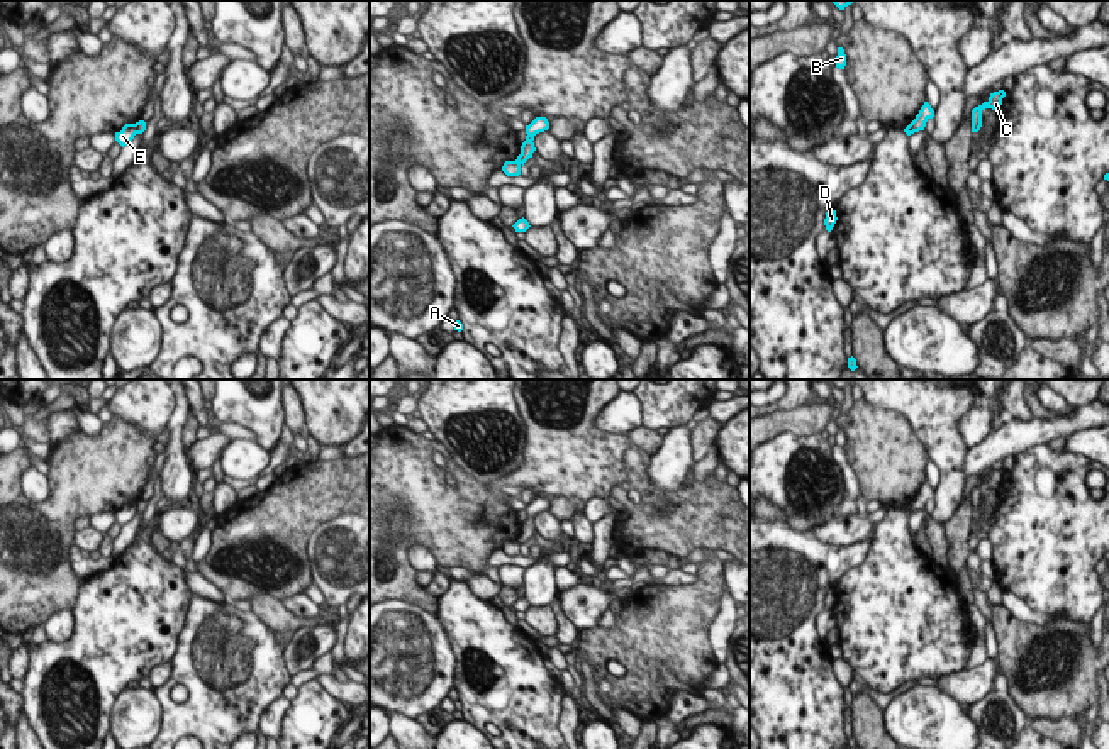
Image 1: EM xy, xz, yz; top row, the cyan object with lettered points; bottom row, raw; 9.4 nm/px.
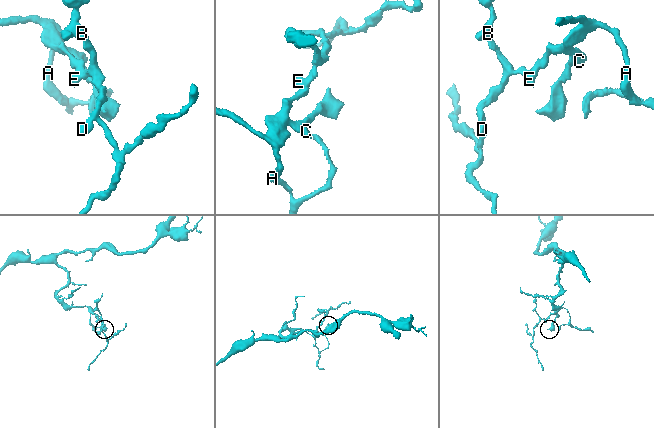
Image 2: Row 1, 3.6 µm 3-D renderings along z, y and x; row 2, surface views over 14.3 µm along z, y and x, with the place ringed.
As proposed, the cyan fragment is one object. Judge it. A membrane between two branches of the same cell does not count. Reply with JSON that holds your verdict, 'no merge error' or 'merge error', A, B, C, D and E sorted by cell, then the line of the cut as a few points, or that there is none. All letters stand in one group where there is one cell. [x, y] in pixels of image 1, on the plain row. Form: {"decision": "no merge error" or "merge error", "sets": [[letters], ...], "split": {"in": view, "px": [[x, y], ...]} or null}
{"decision": "merge error", "sets": [["A", "C", "E"], ["B", "D"]], "split": {"in": "xz", "px": [[516, 539], [519, 544]]}}

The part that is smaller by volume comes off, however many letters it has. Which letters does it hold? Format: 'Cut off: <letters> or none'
Cut off: B, D

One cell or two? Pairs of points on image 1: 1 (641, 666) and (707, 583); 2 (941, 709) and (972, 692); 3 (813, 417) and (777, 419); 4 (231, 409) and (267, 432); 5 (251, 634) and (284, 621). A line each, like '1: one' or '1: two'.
1: one
2: two
3: one
4: one
5: two

